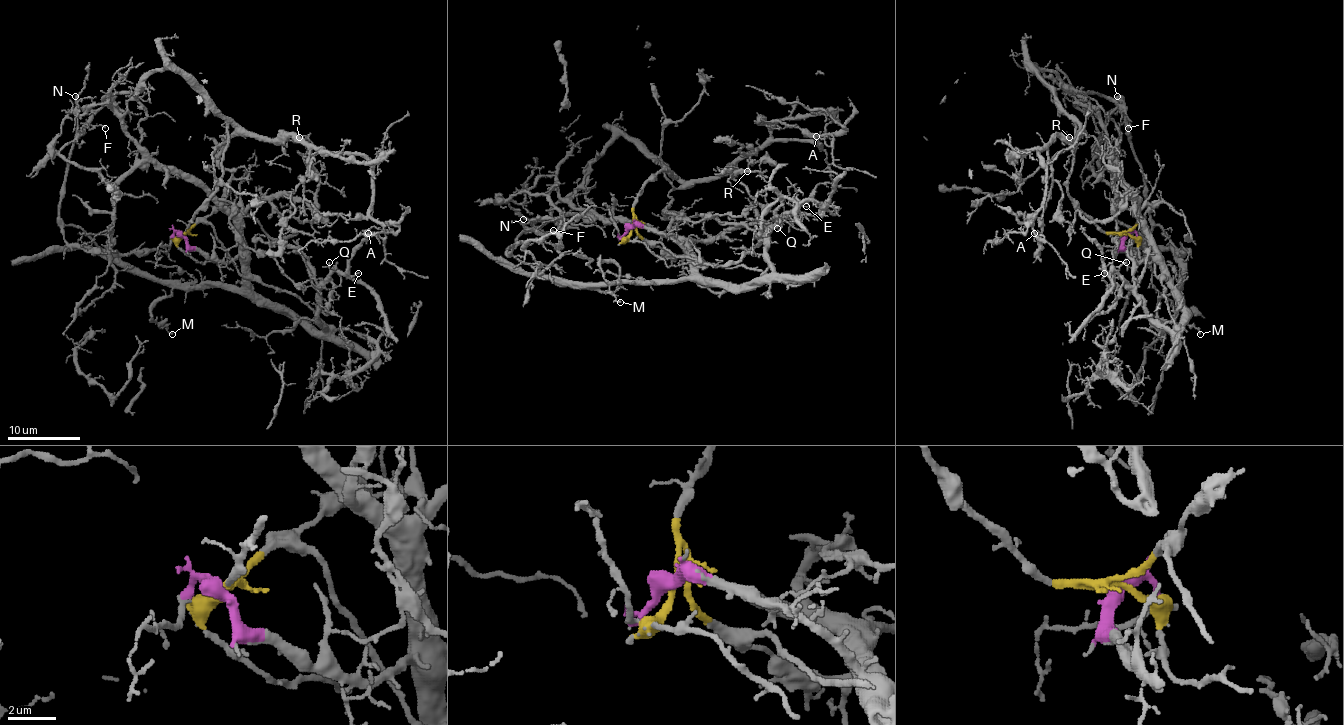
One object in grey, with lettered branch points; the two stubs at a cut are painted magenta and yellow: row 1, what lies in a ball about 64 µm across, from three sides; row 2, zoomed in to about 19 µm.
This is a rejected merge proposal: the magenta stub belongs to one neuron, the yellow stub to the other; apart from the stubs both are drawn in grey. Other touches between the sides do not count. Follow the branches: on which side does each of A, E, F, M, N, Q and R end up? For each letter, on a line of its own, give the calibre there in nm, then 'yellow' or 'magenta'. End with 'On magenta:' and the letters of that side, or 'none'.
A: calibre 140 nm; yellow
E: calibre 140 nm; magenta
F: calibre 170 nm; yellow
M: calibre 130 nm; magenta
N: calibre 130 nm; yellow
Q: calibre 150 nm; magenta
R: calibre 110 nm; yellow
On magenta: E, M, Q

